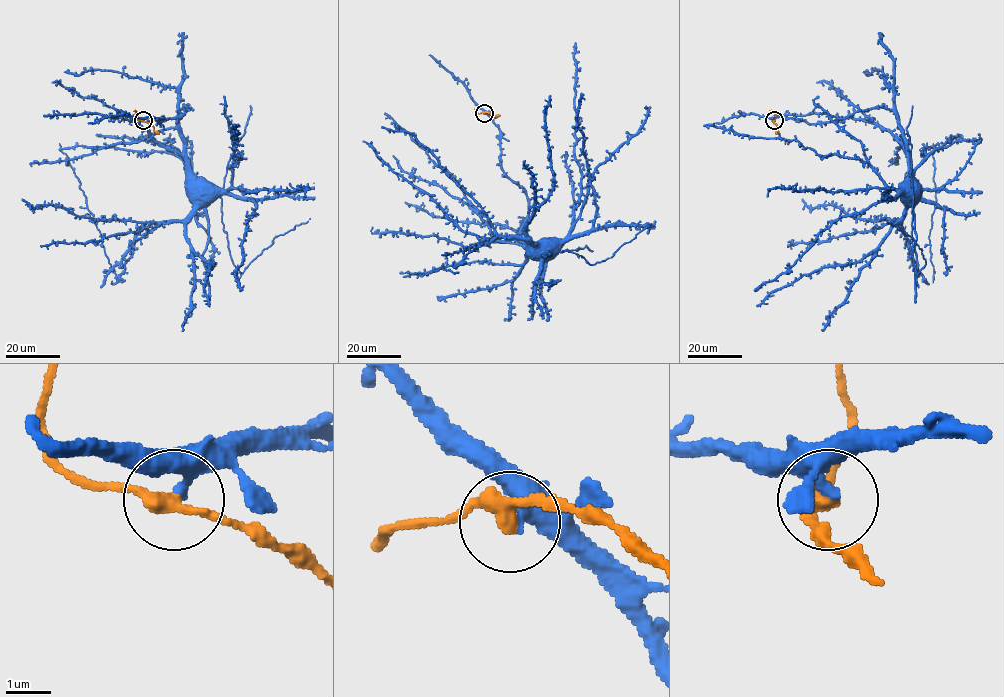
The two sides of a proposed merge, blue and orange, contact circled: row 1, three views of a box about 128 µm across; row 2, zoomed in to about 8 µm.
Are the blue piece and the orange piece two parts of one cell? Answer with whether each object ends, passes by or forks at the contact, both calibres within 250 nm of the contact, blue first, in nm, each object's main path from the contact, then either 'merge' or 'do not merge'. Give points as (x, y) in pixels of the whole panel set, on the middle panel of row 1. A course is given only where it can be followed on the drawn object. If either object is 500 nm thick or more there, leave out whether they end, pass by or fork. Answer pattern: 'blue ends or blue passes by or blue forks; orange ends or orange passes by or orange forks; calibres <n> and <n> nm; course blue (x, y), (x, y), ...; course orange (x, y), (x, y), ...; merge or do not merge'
blue ends; orange passes by; calibres 380 and 320 nm; course blue (484, 113), (500, 131), (501, 169), (527, 195), (528, 213), (520, 238), (528, 247), (538, 249); course orange (484, 113), (500, 115); do not merge

